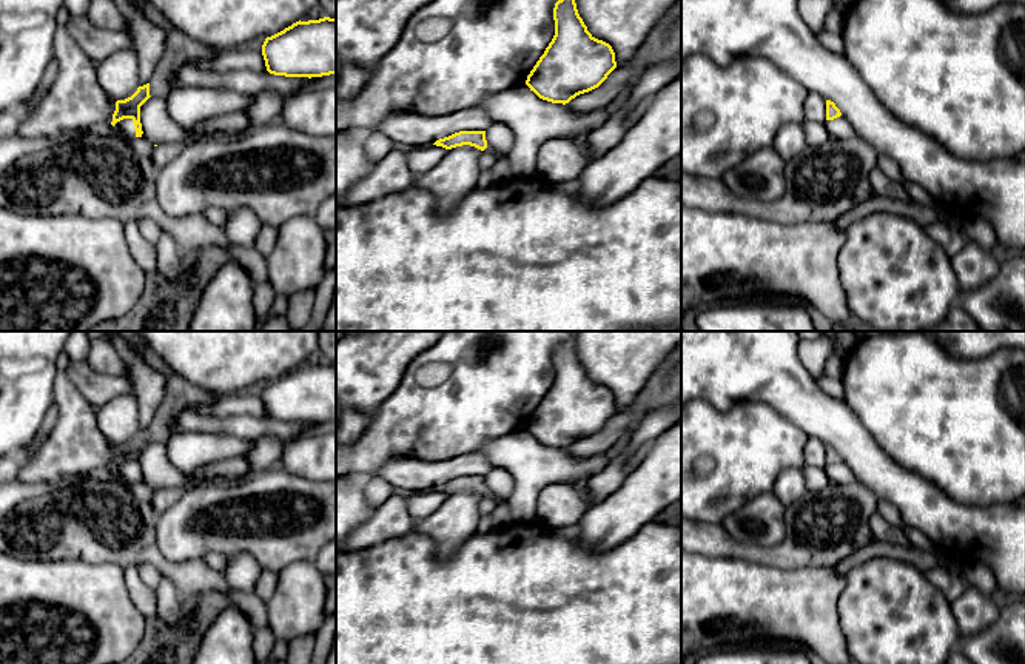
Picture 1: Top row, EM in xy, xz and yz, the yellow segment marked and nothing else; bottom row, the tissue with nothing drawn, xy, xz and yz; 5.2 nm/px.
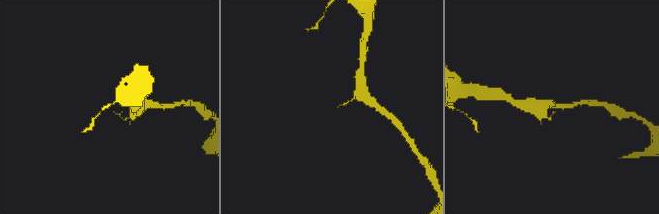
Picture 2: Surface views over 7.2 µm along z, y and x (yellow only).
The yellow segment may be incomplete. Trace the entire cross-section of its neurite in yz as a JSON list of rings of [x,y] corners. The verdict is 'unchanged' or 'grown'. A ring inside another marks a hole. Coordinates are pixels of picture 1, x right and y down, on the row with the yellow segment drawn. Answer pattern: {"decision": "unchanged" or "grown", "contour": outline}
{"decision": "grown", "contour": [[[826,100],[826,122],[823,123],[829,136],[838,140],[855,136],[851,123],[842,116],[834,102]]]}

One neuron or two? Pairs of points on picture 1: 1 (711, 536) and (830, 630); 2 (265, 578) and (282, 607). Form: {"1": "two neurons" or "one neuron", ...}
{"1": "two neurons", "2": "two neurons"}

